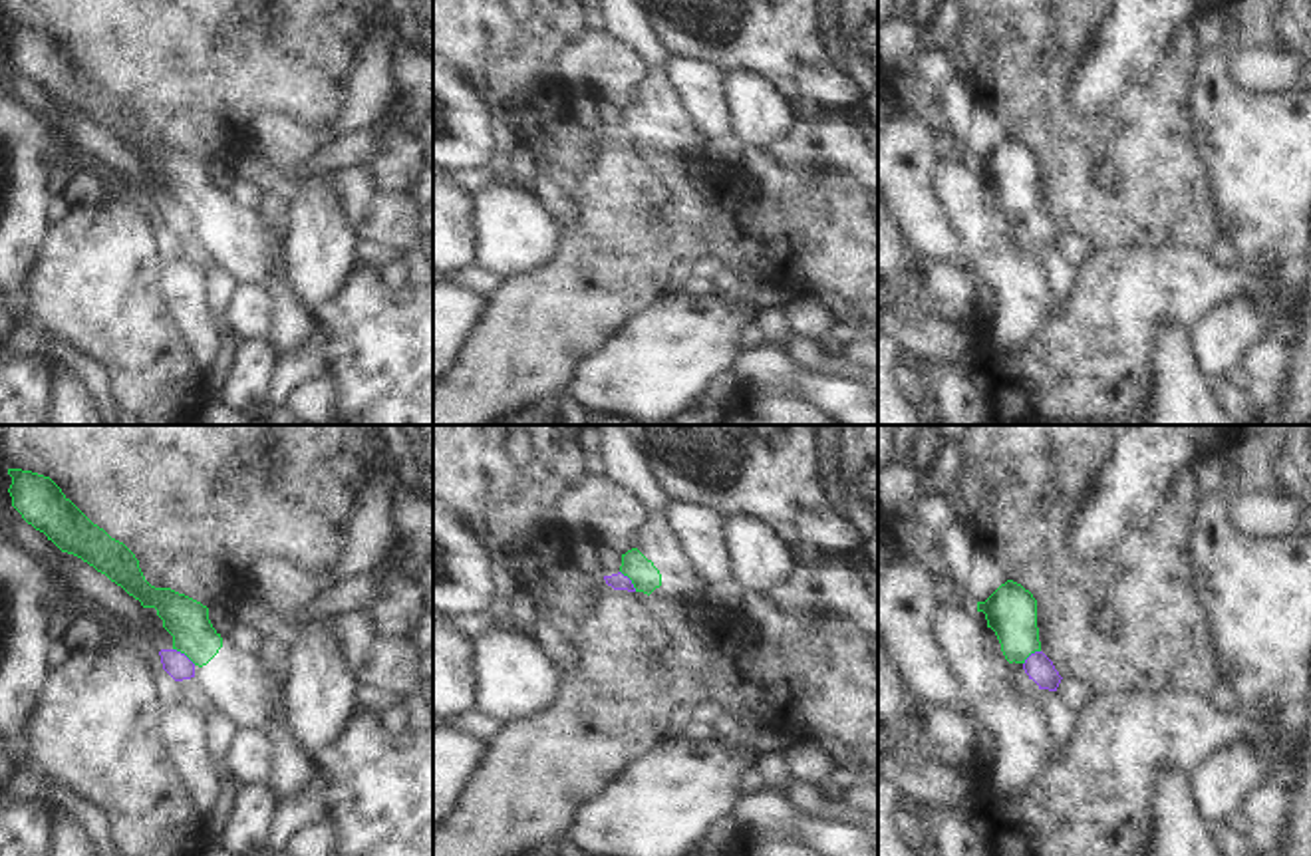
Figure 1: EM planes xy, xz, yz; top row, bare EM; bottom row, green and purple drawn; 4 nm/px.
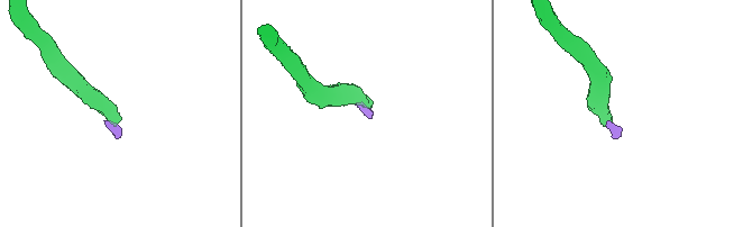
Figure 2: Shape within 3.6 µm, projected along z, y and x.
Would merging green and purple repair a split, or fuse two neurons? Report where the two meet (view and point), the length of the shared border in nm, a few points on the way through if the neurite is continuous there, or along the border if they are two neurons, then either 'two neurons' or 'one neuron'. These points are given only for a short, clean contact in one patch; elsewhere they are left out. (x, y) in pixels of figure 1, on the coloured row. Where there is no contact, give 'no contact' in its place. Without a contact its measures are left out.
xy (185, 654) | 120 nm | along xy (173, 648), (195, 664) | two neurons

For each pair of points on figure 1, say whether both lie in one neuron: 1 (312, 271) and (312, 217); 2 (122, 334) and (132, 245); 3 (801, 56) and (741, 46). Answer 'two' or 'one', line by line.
1: one
2: one
3: one

